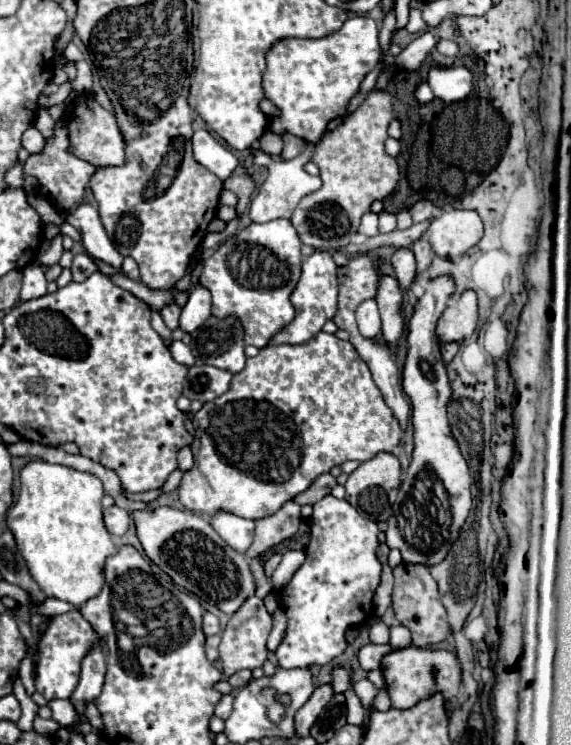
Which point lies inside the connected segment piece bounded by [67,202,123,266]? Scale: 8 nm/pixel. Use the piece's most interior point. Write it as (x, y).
(85, 218)

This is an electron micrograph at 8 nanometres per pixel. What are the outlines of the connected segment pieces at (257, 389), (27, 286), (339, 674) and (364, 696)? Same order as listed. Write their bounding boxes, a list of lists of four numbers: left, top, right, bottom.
[[179,332,403,520],[21,264,47,302],[333,668,351,694],[353,678,377,708]]

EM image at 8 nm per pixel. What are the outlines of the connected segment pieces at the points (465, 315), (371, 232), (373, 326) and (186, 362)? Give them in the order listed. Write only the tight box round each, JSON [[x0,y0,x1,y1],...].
[[437,290,477,342],[361,212,377,236],[357,300,381,338],[169,342,195,366]]

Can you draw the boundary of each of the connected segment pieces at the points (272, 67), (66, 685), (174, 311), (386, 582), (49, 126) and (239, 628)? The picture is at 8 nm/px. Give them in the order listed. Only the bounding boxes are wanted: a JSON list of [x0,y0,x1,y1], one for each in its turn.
[[263,16,381,144],[35,610,97,700],[161,304,181,330],[373,566,393,616],[33,108,55,140],[219,596,271,680]]

